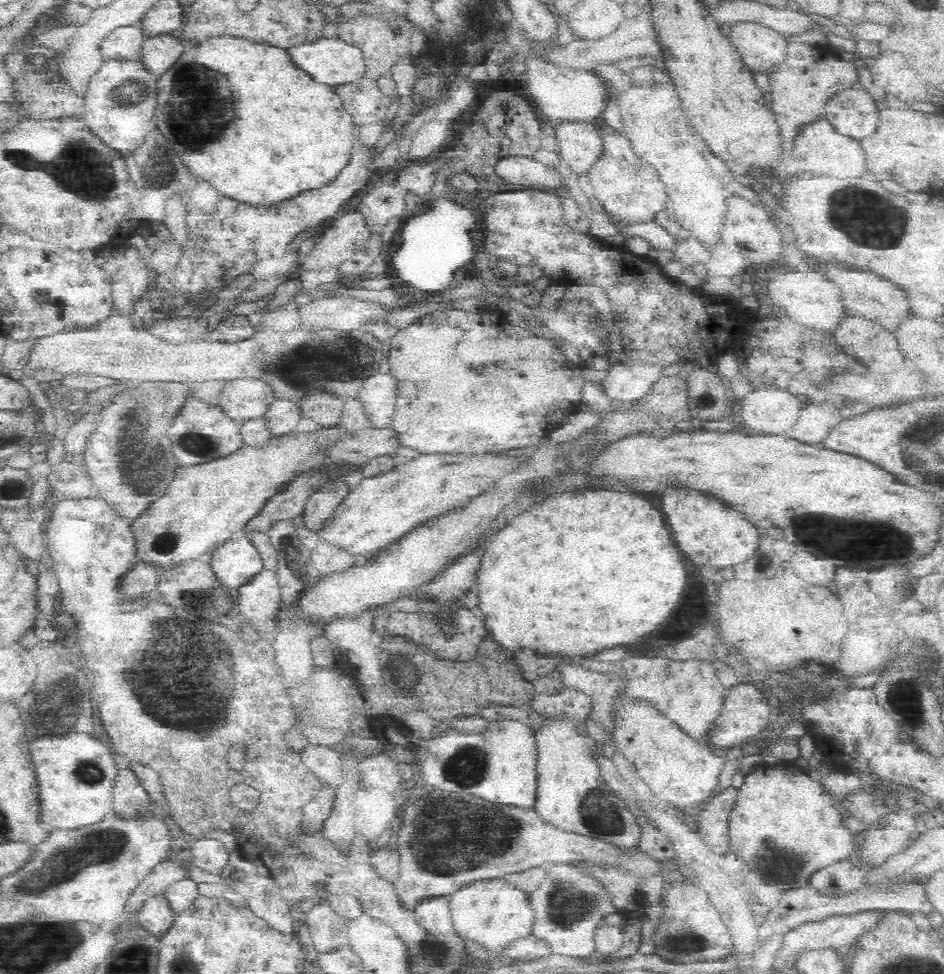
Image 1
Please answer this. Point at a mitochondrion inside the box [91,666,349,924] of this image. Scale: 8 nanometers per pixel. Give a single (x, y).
(209, 720)

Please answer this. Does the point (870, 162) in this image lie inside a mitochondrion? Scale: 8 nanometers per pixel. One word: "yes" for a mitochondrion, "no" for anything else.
no

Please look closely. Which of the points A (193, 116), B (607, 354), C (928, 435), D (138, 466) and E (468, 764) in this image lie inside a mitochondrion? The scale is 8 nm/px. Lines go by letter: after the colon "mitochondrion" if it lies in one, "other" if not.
A: mitochondrion
B: other
C: mitochondrion
D: mitochondrion
E: mitochondrion

